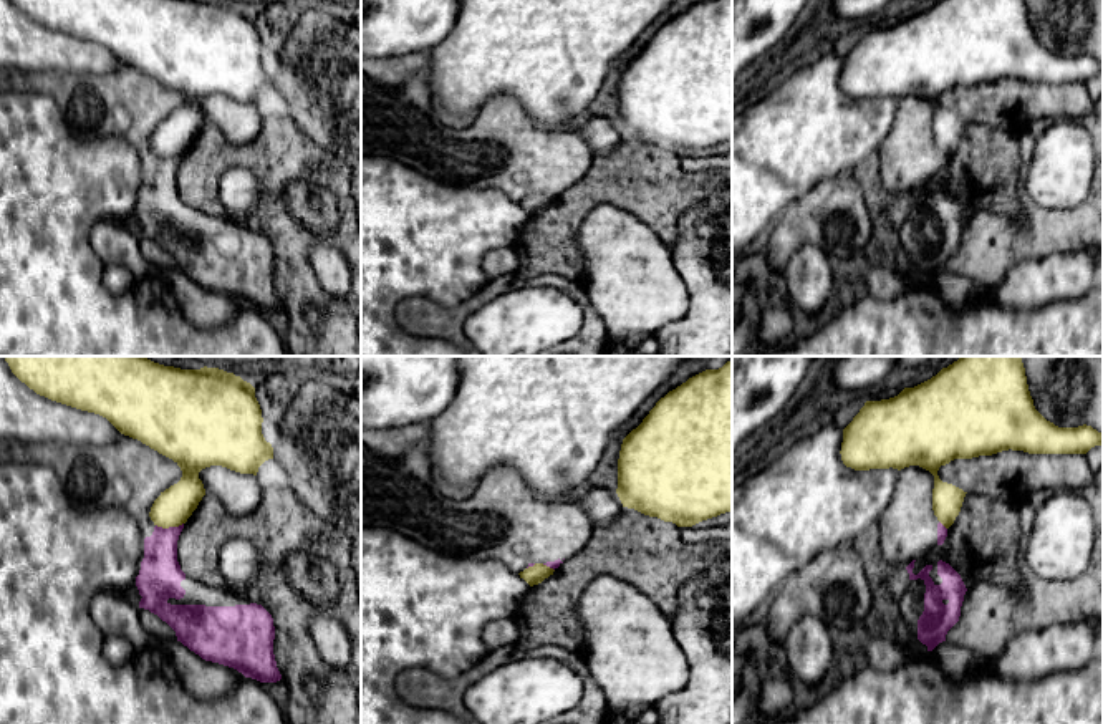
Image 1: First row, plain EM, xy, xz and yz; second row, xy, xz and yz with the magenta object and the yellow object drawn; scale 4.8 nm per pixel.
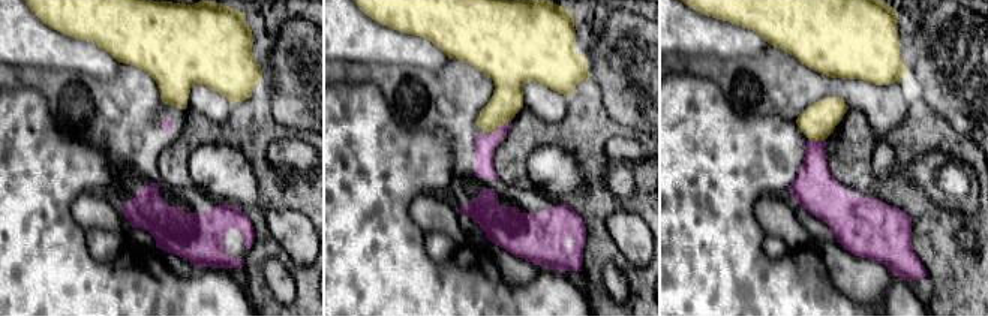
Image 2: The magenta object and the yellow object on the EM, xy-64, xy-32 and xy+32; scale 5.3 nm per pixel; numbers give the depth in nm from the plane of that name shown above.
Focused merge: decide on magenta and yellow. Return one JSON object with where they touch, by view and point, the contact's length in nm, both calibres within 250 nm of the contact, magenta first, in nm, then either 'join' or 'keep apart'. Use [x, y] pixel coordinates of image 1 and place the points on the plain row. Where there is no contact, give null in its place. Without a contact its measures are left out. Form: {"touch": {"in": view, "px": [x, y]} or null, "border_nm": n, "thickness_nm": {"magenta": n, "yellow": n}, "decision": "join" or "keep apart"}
{"touch": {"in": "xy", "px": [169, 156]}, "border_nm": 140, "thickness_nm": {"magenta": 200, "yellow": 180}, "decision": "keep apart"}

